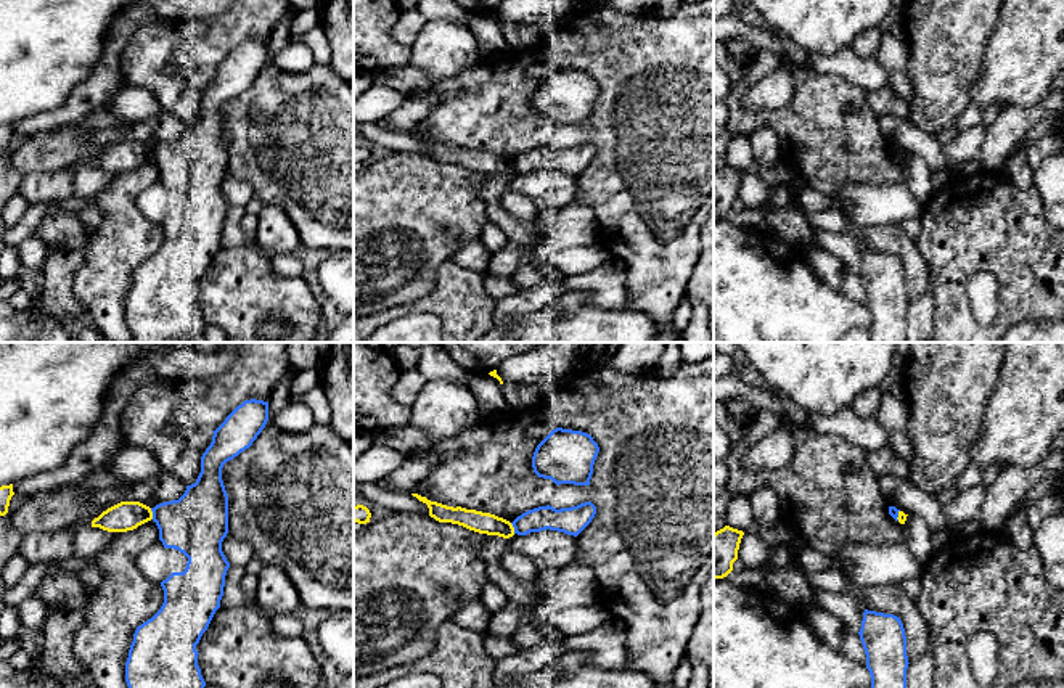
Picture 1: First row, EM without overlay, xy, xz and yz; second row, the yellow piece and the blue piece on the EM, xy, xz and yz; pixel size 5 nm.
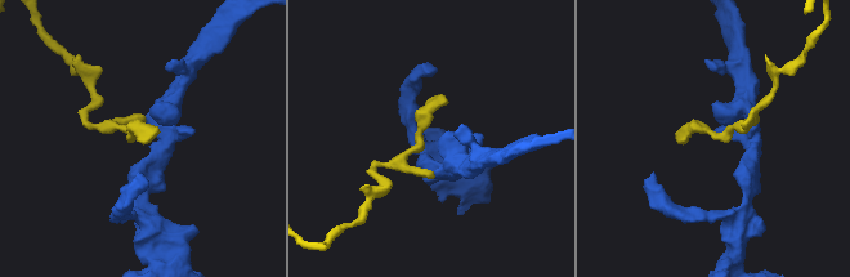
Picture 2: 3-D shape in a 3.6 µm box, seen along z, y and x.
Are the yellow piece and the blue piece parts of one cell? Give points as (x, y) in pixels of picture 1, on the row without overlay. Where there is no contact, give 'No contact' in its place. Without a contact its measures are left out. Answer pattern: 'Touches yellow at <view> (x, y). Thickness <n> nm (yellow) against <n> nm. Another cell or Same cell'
Touches yellow at xy (151, 153). Thickness 150 nm (yellow) against 320 nm. Another cell

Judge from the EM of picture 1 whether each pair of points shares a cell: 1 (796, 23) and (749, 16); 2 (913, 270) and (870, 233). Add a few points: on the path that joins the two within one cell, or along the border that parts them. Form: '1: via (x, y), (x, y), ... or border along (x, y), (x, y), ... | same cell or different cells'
1: border along (761, 16), (767, 26) | different cells
2: via (908, 258), (889, 238), (883, 238) | same cell

